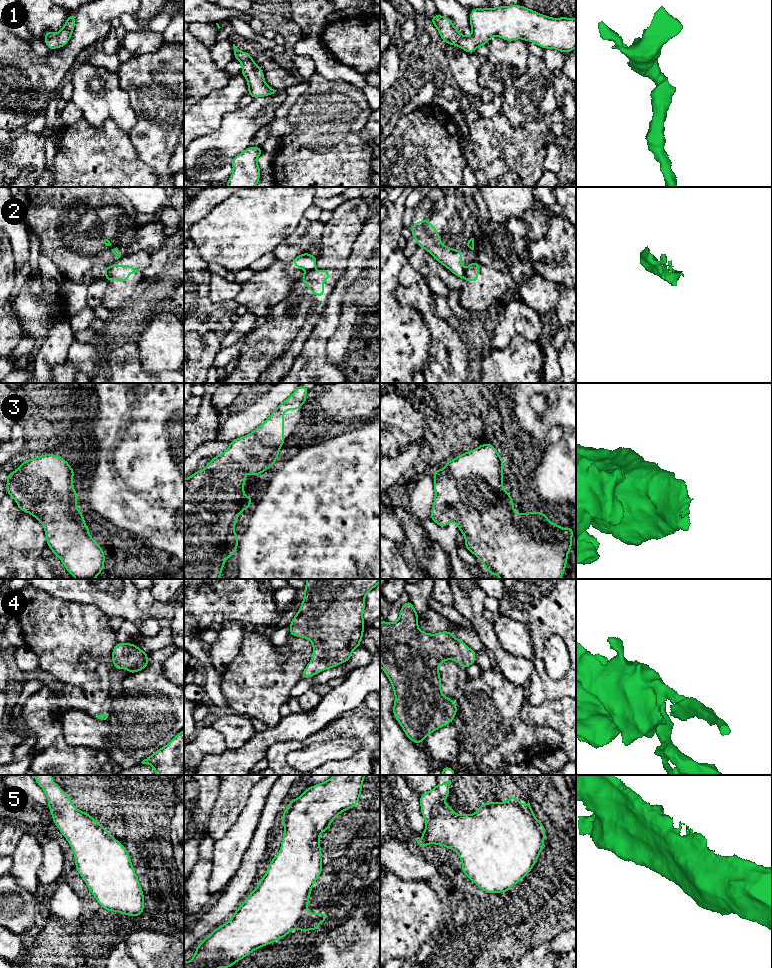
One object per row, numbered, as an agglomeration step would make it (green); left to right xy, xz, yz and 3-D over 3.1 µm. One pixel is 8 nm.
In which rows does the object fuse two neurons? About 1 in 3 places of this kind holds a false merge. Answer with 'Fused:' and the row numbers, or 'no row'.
Fused: 2

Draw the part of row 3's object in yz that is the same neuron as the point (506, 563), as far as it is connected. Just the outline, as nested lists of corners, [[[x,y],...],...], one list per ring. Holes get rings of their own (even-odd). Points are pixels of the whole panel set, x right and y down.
[[[482,443],[478,448],[446,461],[446,465],[441,470],[433,470],[435,498],[430,518],[435,523],[445,527],[455,522],[465,536],[465,548],[480,559],[485,572],[500,579],[561,579],[572,548],[574,528],[560,528],[541,512],[514,512],[511,494],[503,489],[503,458],[493,445]]]

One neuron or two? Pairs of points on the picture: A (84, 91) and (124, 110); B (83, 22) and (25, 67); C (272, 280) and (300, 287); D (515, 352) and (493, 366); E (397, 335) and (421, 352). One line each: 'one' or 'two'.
A: one
B: one
C: two
D: one
E: one

